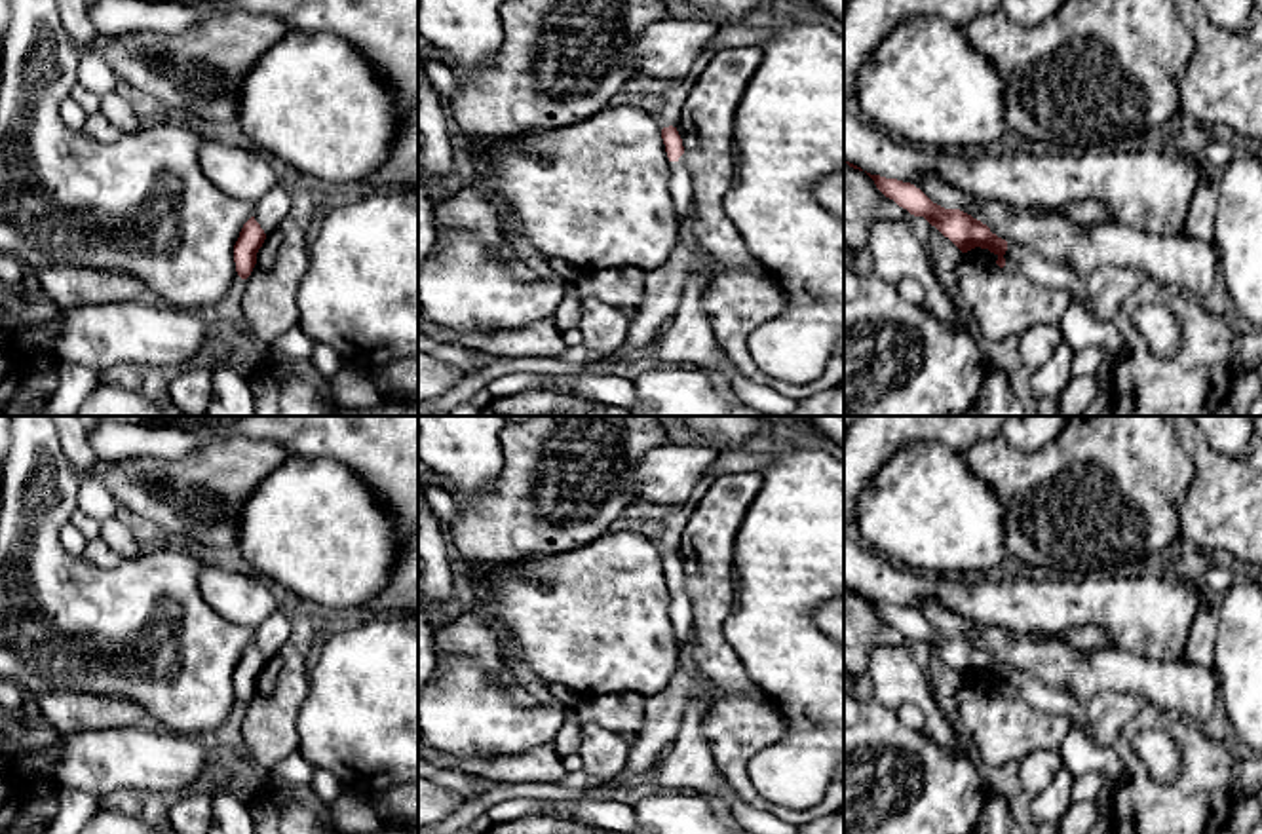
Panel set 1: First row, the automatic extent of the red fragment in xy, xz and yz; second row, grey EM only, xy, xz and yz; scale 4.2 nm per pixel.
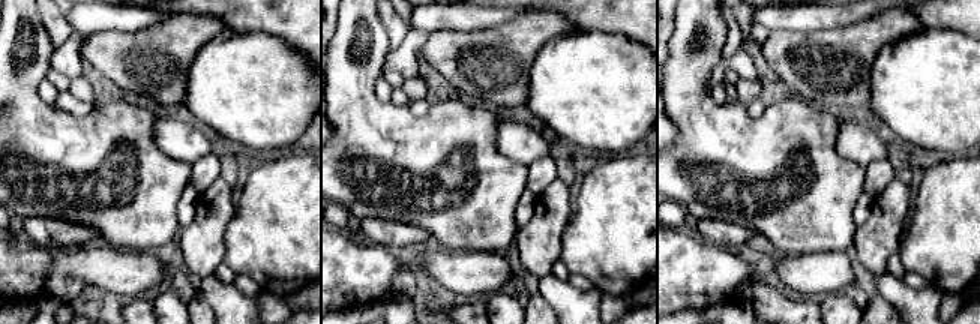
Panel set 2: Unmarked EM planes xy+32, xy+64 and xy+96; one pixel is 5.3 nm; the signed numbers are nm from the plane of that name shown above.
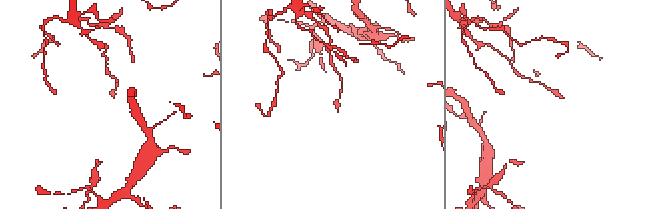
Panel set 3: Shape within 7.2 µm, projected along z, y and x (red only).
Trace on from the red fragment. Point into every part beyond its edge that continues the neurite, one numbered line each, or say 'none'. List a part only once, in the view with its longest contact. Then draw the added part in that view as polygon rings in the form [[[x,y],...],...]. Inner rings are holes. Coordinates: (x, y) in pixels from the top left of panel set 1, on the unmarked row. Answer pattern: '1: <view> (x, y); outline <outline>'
1: yz (1029, 688); outline [[[1007,667],[1007,676],[1004,684],[1005,684],[1004,693],[1019,695],[1023,701],[1036,709],[1064,714],[1074,728],[1081,728],[1085,722],[1085,701],[1070,697],[1059,690],[1053,690],[1034,676],[1017,673],[1011,667]]]

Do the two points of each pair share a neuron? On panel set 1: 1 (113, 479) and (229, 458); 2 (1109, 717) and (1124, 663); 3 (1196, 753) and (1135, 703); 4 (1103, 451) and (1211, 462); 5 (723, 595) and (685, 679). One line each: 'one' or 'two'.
1: one
2: two
3: two
4: two
5: two

